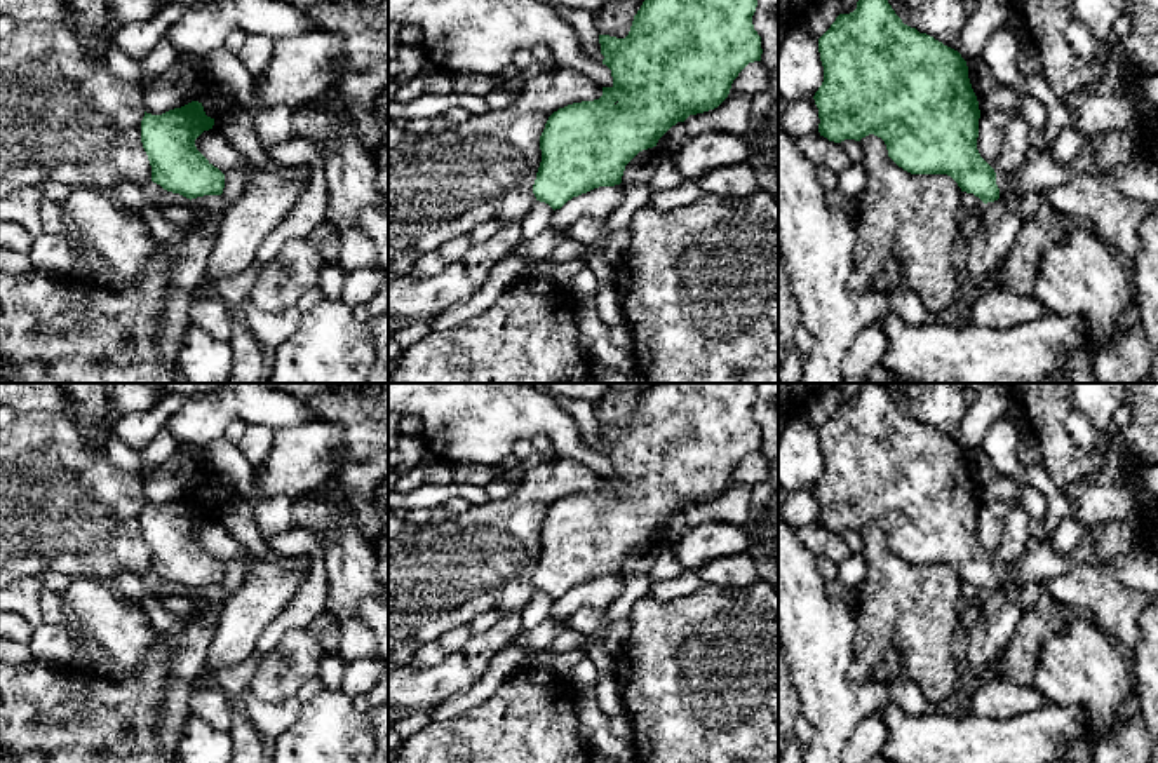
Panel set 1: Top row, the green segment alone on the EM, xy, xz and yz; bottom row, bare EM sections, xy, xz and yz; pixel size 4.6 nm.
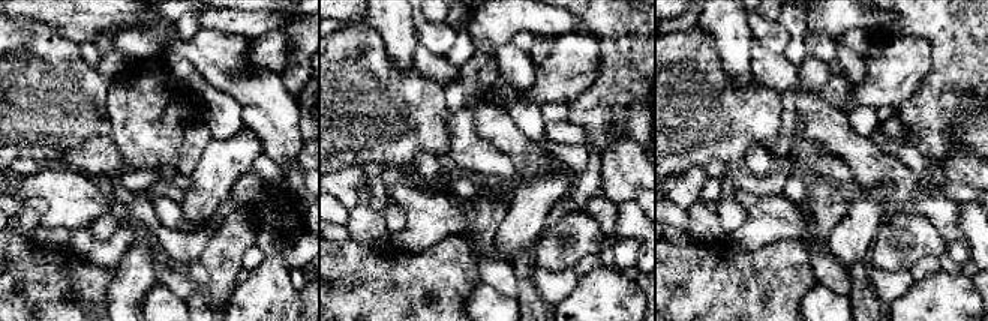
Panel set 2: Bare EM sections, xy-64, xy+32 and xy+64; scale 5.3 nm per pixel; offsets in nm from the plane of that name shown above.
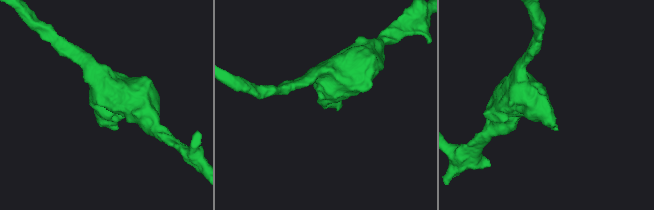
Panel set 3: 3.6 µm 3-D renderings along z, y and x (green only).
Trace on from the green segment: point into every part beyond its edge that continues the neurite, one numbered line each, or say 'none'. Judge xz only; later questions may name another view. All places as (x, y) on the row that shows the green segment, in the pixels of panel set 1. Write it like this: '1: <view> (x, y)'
none

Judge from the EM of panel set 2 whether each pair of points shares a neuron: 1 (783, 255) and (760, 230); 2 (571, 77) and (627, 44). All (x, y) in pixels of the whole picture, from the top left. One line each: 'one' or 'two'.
1: two
2: two

